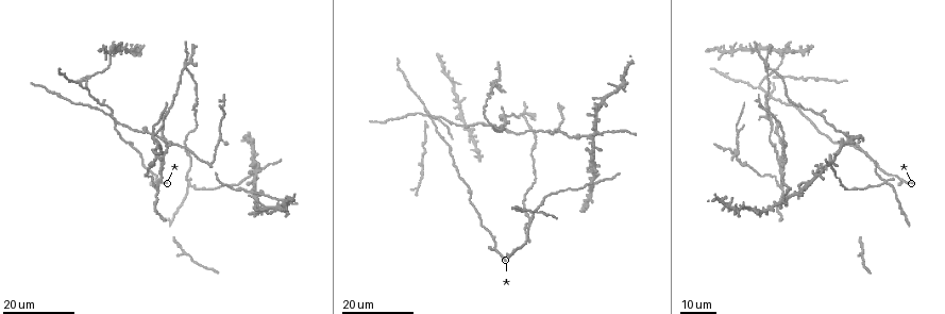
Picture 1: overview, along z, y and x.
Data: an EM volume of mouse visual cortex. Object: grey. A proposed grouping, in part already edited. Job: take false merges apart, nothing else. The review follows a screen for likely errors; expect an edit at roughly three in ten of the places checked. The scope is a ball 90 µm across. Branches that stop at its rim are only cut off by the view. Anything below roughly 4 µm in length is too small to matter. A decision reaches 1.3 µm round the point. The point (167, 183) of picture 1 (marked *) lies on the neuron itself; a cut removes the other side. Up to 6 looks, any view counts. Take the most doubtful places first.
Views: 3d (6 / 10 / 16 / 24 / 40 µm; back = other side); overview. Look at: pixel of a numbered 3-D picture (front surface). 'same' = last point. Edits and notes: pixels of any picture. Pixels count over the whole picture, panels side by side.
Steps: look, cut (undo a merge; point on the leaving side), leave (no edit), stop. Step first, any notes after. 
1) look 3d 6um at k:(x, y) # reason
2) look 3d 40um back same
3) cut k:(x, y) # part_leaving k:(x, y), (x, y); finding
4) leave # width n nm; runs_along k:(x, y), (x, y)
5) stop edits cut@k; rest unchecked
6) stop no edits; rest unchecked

look 3d 24um at 1:(187, 62) # four-way junction

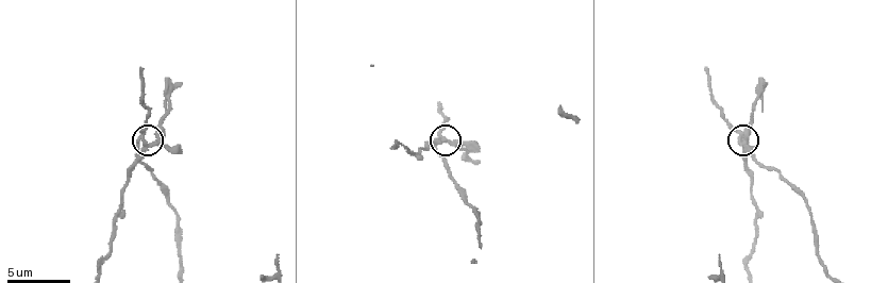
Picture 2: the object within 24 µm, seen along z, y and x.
look 3d 10um at 2:(149, 144)

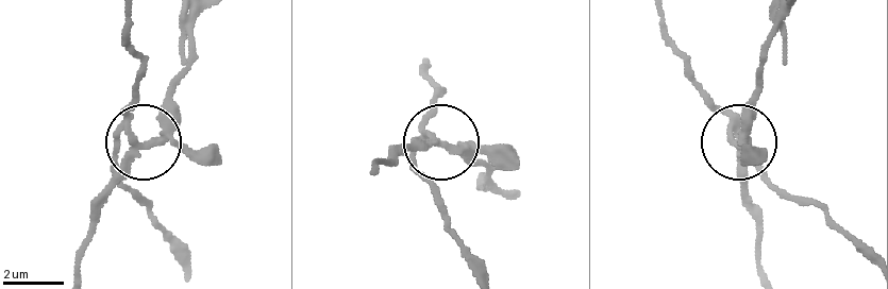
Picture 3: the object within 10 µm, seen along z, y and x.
cut 3:(164, 111) # width 200 nm; part_leaving 3:(128, 130), (128, 166), (99, 211), (82, 272); a second neuron is stuck on

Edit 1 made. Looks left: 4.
look overview

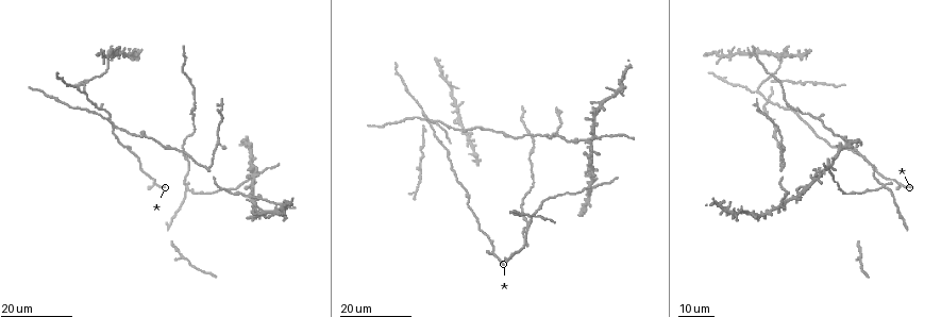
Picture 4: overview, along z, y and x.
look 3d 16um at 4:(525, 238)

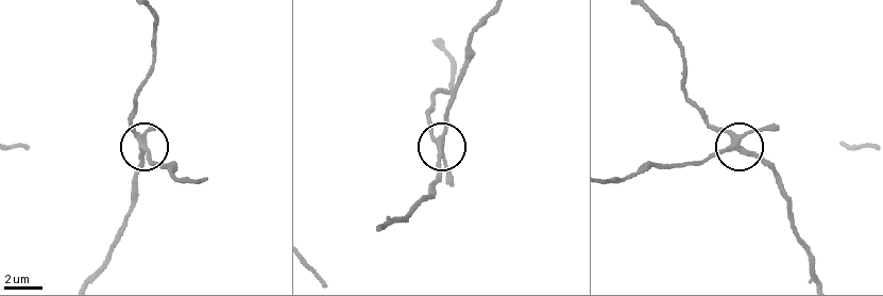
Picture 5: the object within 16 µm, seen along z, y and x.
look 3d 10um at 5:(738, 148) # closer look

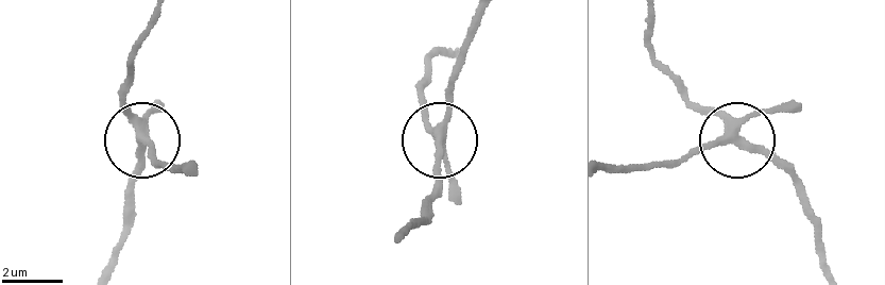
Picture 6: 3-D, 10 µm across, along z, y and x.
leave # arms 4; one neuron here

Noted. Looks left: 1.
stop edits cut@3; rest unchecked

